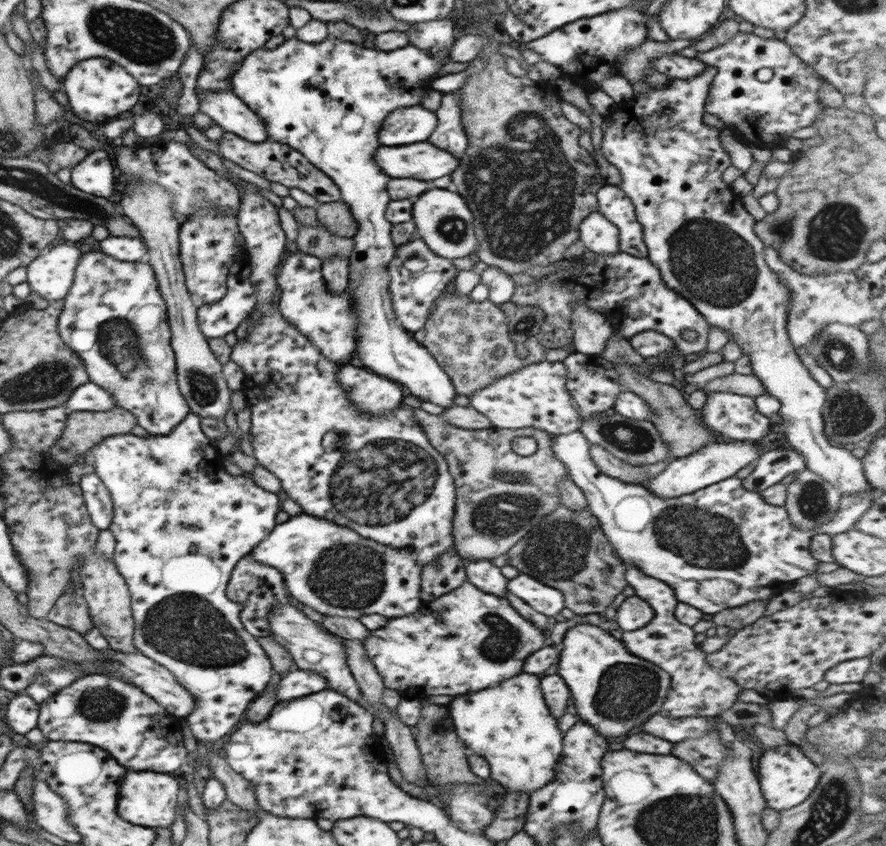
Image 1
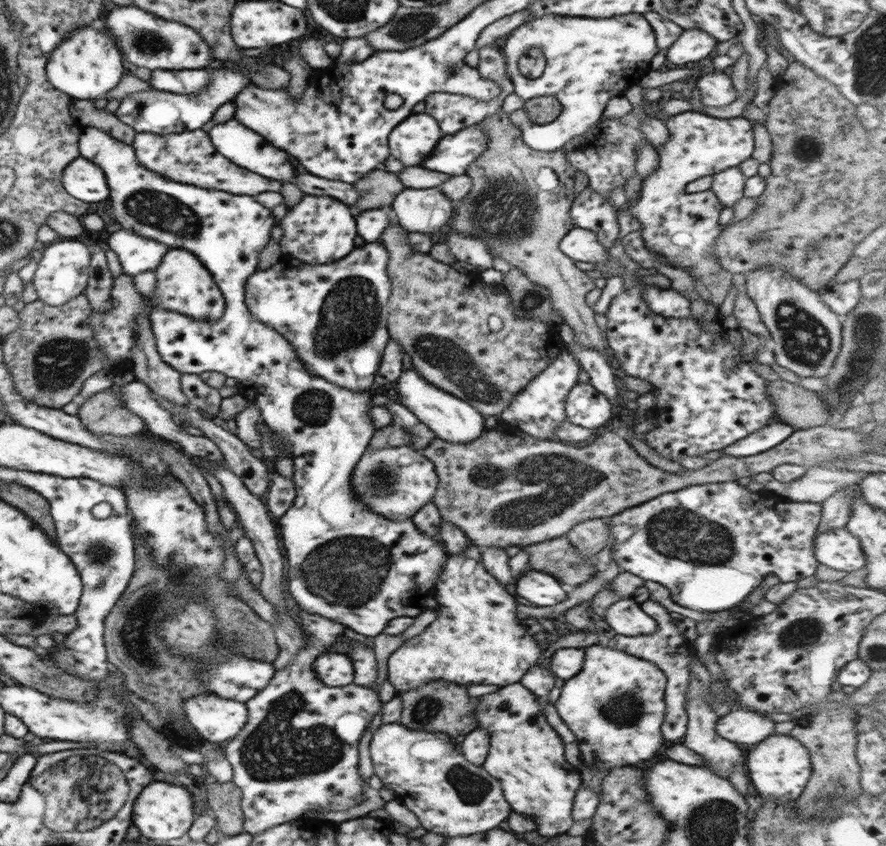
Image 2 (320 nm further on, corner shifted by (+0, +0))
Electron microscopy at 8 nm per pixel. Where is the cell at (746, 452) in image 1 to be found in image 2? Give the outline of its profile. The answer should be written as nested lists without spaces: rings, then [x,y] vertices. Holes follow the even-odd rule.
[[[784,421],[768,423],[764,428],[754,431],[742,440],[723,448],[726,457],[749,457],[754,456],[784,442],[795,428]]]

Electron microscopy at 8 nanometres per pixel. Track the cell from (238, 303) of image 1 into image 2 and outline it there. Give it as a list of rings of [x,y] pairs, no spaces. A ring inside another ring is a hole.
[[[91,126],[81,132],[79,151],[82,157],[104,171],[113,217],[122,229],[172,249],[192,252],[211,273],[225,298],[224,314],[216,322],[198,321],[196,324],[192,318],[180,313],[150,309],[153,335],[161,360],[178,373],[200,376],[204,372],[218,372],[239,381],[250,402],[260,406],[263,422],[291,450],[297,495],[292,507],[275,522],[286,560],[286,589],[295,608],[335,620],[368,638],[382,633],[393,618],[416,618],[426,609],[426,598],[434,593],[448,552],[443,543],[424,534],[412,519],[390,520],[366,508],[351,485],[357,462],[367,451],[376,430],[369,417],[373,389],[354,392],[308,373],[295,348],[279,332],[256,320],[246,307],[246,281],[260,270],[259,254],[272,239],[271,230],[277,225],[270,209],[262,206],[254,196],[168,180],[139,164],[132,145],[114,140],[107,132]]]

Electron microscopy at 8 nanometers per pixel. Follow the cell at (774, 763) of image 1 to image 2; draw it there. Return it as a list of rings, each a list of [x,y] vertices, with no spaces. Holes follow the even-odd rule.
[[[774,734],[762,744],[756,744],[746,756],[746,768],[750,772],[752,788],[758,788],[764,801],[782,801],[784,804],[794,802],[807,786],[812,775],[811,756],[802,744],[786,734]]]

